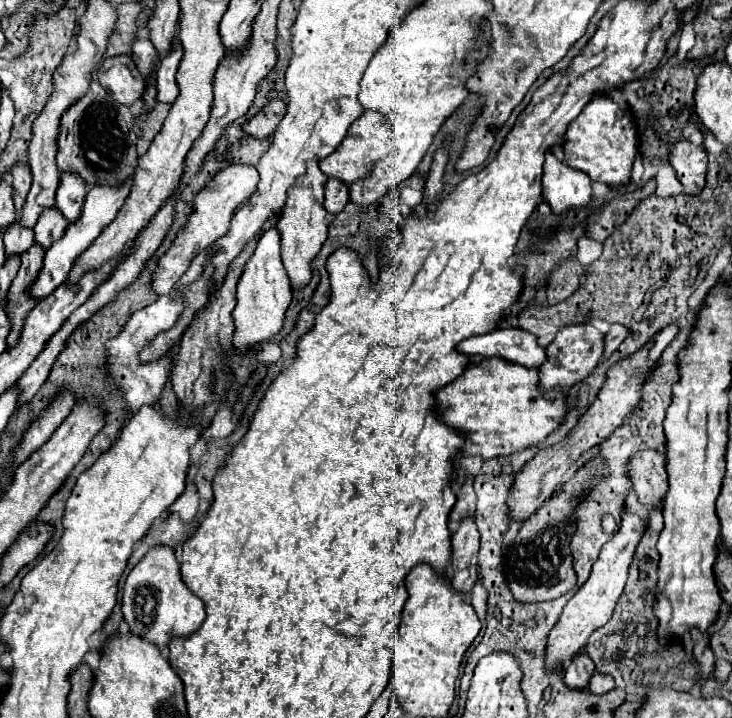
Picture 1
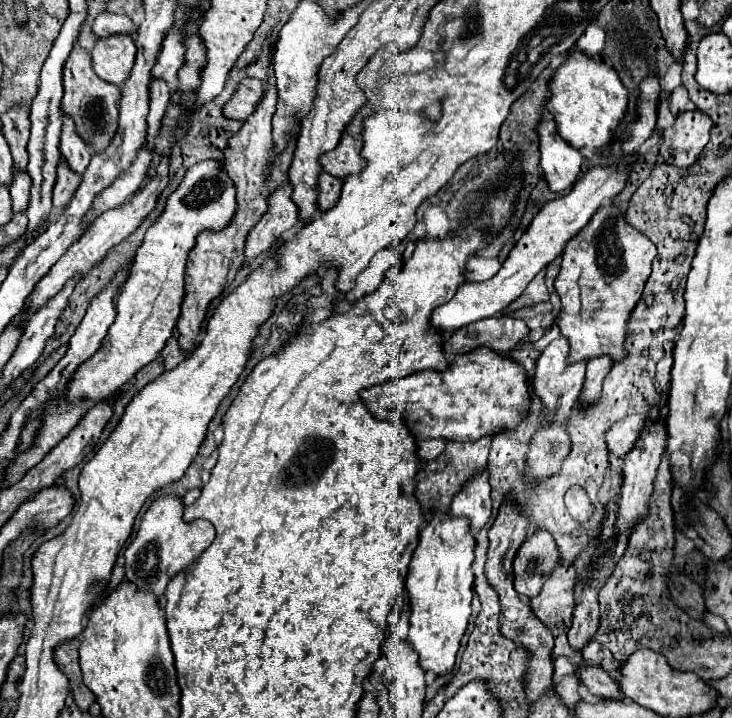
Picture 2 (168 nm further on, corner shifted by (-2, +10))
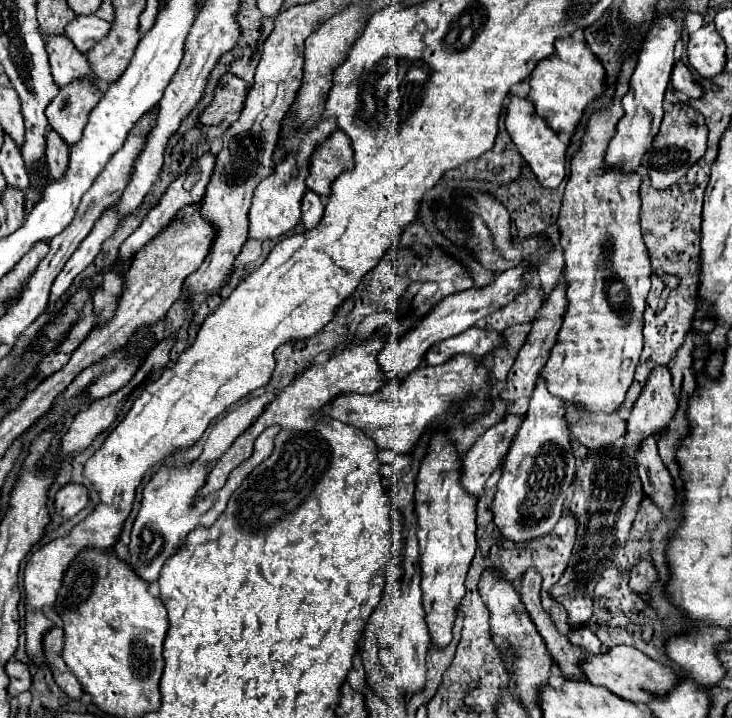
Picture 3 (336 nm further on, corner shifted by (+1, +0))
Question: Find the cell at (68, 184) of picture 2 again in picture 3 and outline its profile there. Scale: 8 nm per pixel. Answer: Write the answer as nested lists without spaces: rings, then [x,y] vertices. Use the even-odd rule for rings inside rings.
[[[47,132],[47,168],[53,180],[61,180],[69,168],[69,148],[65,148],[63,140],[57,136],[57,132]]]

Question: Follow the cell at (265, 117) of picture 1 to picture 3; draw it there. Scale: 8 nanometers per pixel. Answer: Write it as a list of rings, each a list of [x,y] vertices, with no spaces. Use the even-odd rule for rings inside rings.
[[[223,76],[221,84],[215,90],[215,100],[209,108],[203,110],[201,122],[215,126],[225,120],[227,114],[237,114],[243,110],[249,86],[237,76]]]

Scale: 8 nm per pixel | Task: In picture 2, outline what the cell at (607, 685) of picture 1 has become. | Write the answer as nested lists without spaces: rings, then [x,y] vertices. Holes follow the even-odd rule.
[[[594,638],[588,642],[588,646],[584,646],[584,650],[580,652],[582,654],[582,658],[584,660],[588,660],[588,662],[592,662],[592,664],[600,664],[602,662],[602,646],[600,646],[600,642],[596,642]]]

